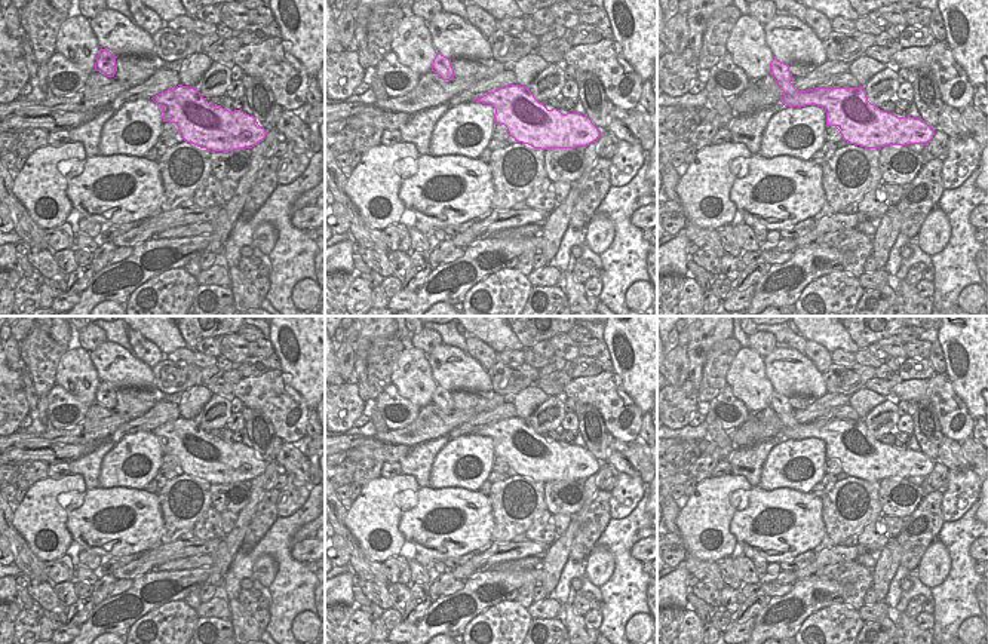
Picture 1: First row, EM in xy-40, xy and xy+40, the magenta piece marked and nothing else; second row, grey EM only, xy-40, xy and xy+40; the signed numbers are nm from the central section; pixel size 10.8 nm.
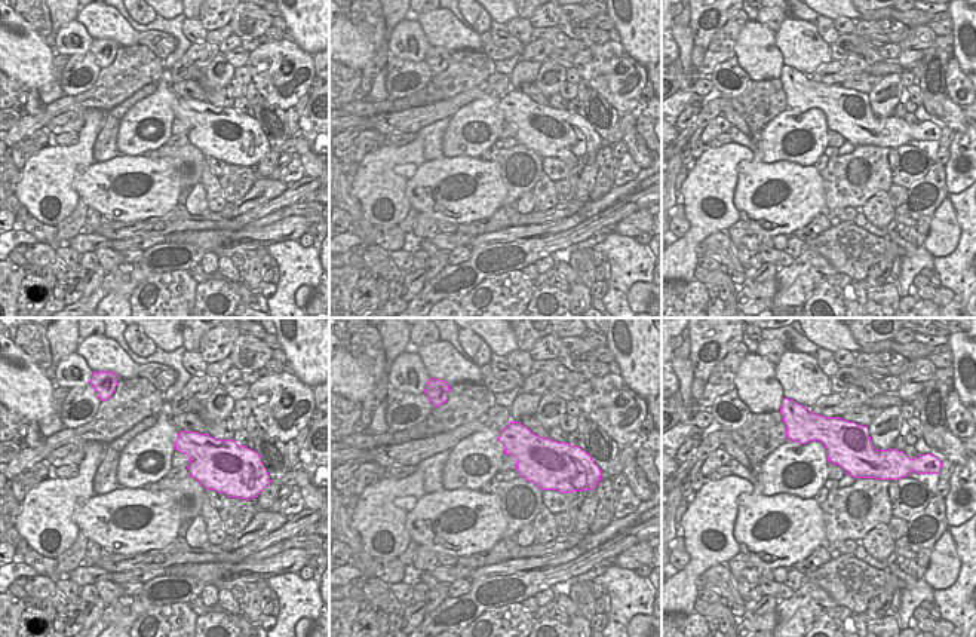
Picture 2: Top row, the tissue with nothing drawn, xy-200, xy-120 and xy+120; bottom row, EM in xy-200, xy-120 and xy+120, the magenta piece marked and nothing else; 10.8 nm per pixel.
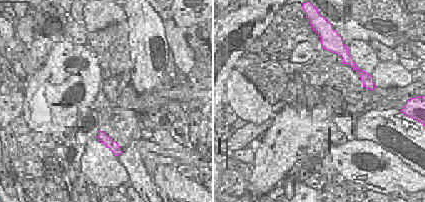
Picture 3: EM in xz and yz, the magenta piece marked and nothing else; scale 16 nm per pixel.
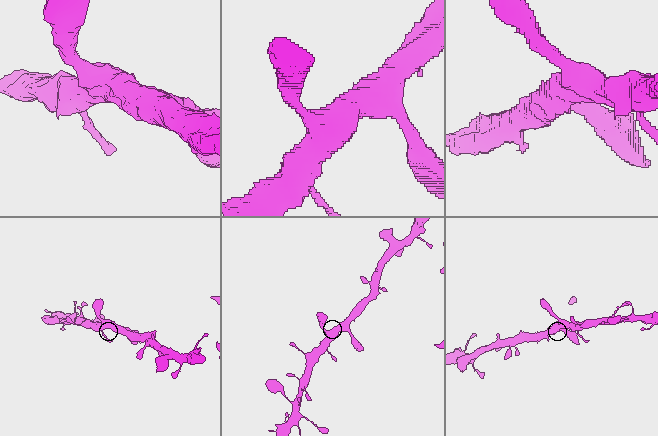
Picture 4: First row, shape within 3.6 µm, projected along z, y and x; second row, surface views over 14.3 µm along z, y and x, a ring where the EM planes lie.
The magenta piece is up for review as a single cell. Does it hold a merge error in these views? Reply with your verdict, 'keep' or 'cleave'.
keep

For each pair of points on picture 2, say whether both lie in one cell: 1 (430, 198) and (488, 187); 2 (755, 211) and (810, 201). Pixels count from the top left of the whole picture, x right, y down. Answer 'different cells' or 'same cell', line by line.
1: same cell
2: same cell

